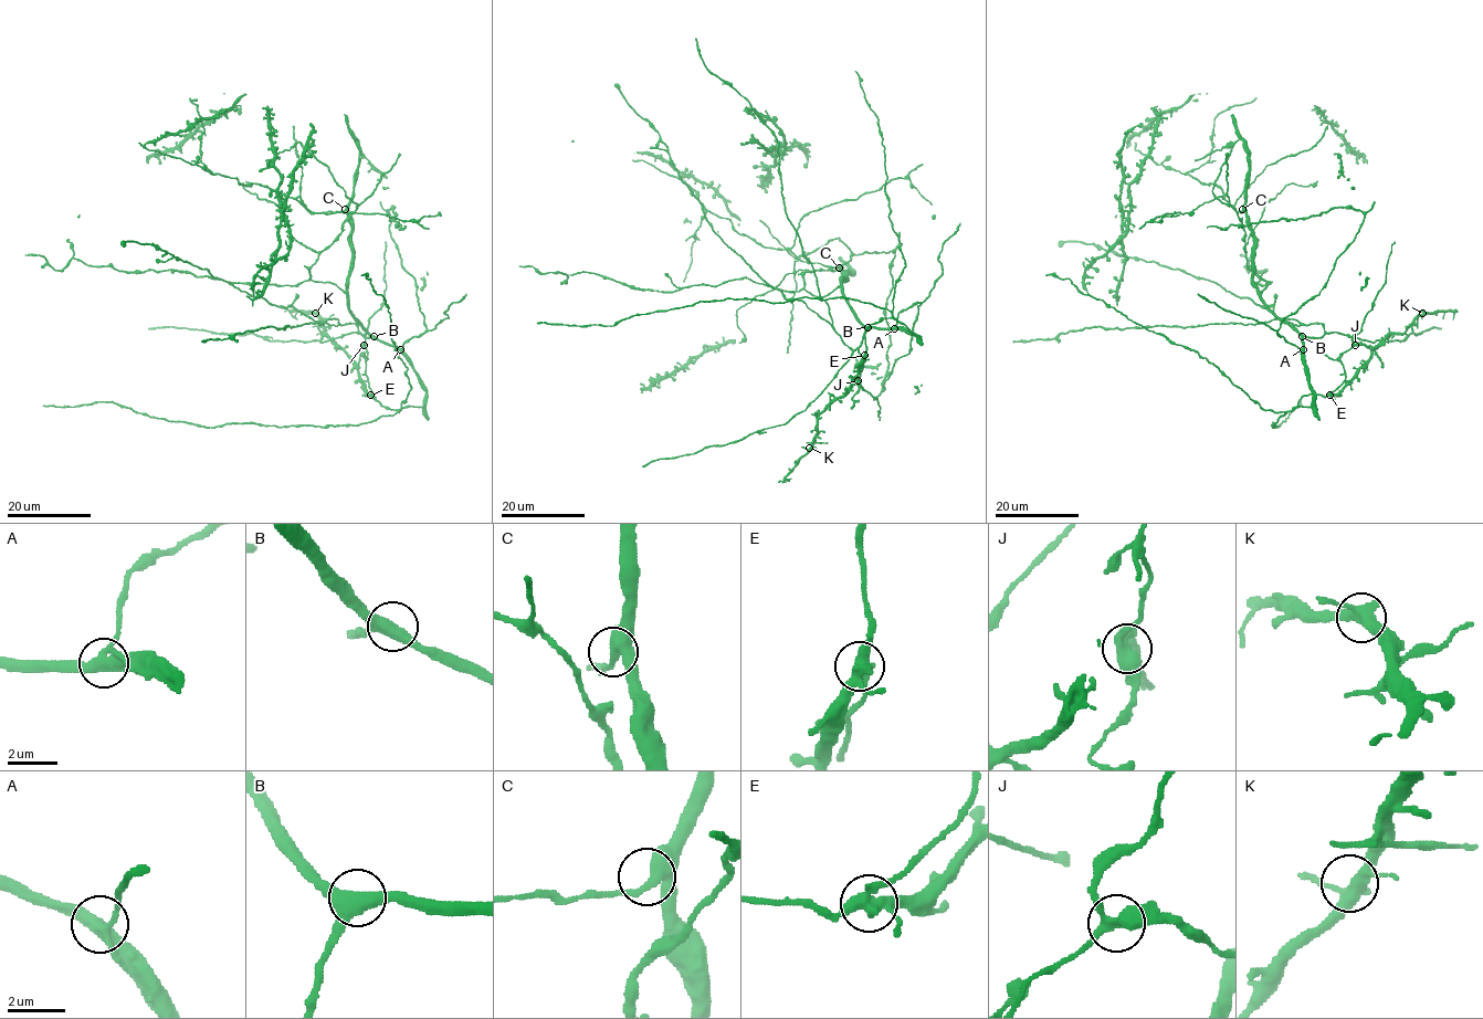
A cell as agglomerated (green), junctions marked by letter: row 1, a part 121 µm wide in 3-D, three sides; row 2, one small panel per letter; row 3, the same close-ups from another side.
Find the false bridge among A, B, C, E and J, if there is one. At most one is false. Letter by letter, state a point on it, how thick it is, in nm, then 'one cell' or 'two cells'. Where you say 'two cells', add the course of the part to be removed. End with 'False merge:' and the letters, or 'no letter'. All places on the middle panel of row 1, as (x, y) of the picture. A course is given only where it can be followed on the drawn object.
A: at (894, 328); 400 nm thick; one cell
B: at (868, 327); 440 nm thick; one cell
C: at (839, 268); 320 nm thick; one cell
E: at (864, 355); 420 nm thick; two cells; foreign part runs (864, 356), (850, 389), (819, 415), (818, 436), (785, 479), (791, 478)
J: at (858, 380); 400 nm thick; one cell
False merge: E

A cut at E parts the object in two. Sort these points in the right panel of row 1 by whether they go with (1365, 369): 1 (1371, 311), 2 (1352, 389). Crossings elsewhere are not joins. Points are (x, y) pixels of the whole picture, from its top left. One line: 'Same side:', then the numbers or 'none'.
Same side: 2

